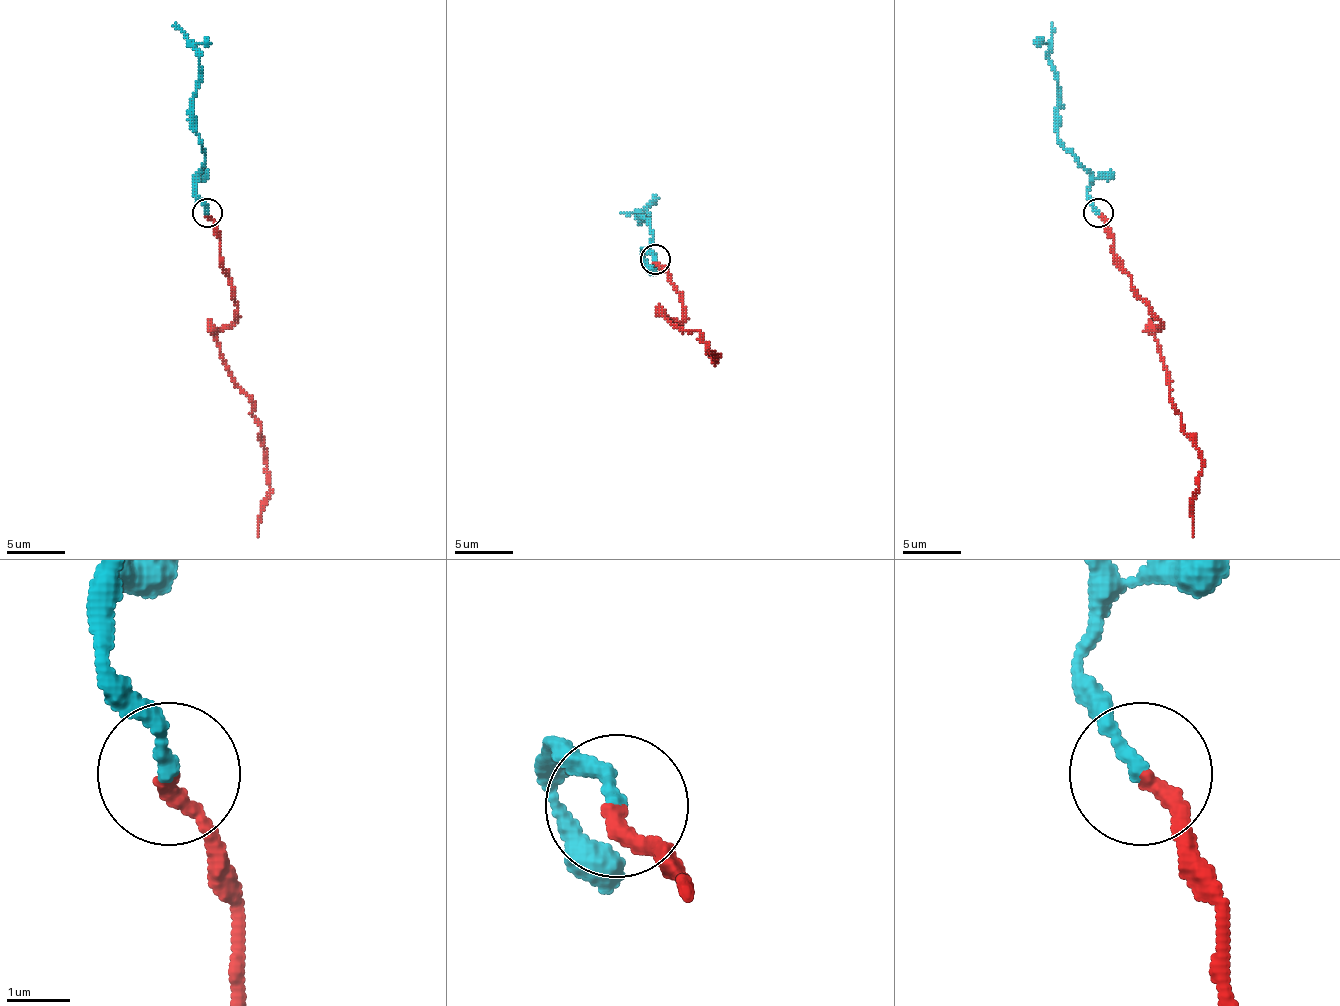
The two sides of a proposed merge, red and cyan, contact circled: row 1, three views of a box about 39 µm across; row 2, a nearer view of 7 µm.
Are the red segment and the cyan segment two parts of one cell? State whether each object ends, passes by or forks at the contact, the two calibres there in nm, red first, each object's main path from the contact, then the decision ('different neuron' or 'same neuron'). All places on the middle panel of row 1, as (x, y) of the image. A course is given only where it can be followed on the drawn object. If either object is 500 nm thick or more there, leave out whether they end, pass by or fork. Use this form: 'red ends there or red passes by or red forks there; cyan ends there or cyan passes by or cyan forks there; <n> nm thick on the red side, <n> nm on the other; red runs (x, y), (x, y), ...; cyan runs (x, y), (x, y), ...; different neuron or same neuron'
red ends there; cyan ends there; 260 nm thick on the red side, 220 nm on the other; red runs (656, 260), (679, 292), (685, 315), (671, 321), (665, 315), (676, 327), (697, 330), (717, 359), (706, 354); cyan runs (656, 260), (644, 248), (644, 251), (653, 239), (647, 219), (641, 219), (647, 210), (624, 213); same neuron

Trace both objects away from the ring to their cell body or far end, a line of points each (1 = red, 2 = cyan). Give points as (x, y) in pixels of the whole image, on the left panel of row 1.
1: (208, 213), (237, 316), (217, 340), (228, 375), (249, 401), (267, 460), (269, 492), (258, 536)
2: (208, 213), (196, 193), (196, 172), (205, 161), (193, 93), (199, 49), (176, 23)

